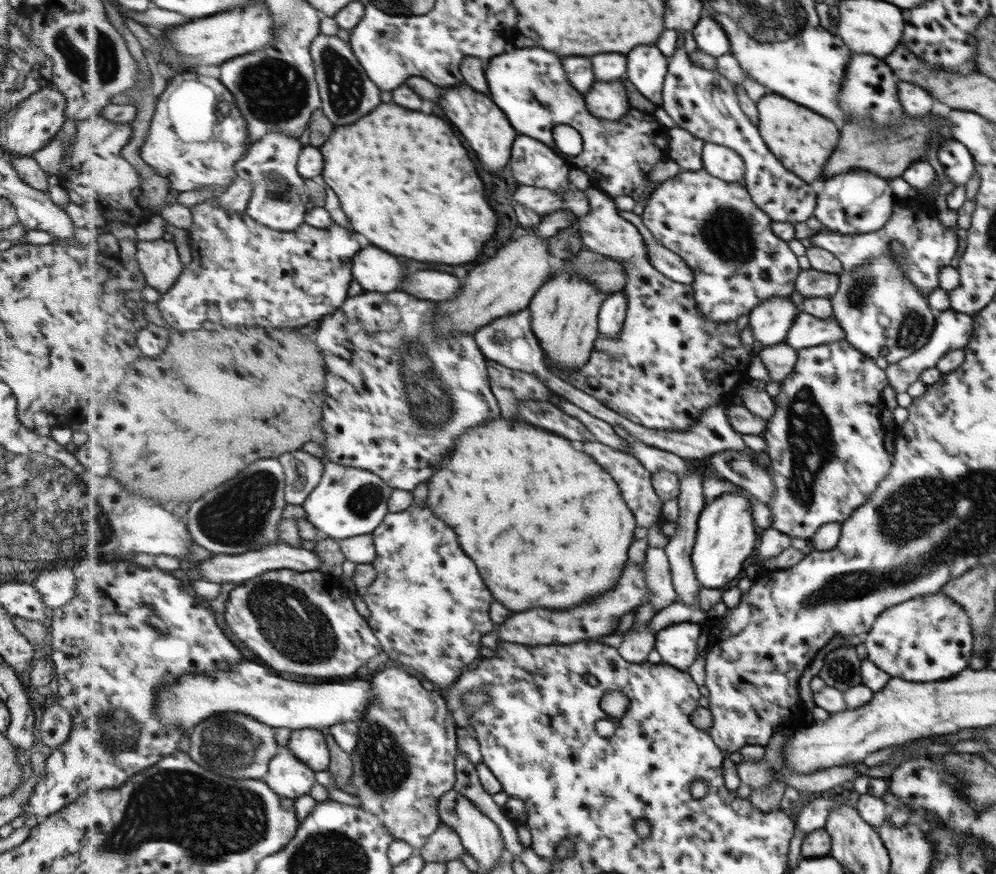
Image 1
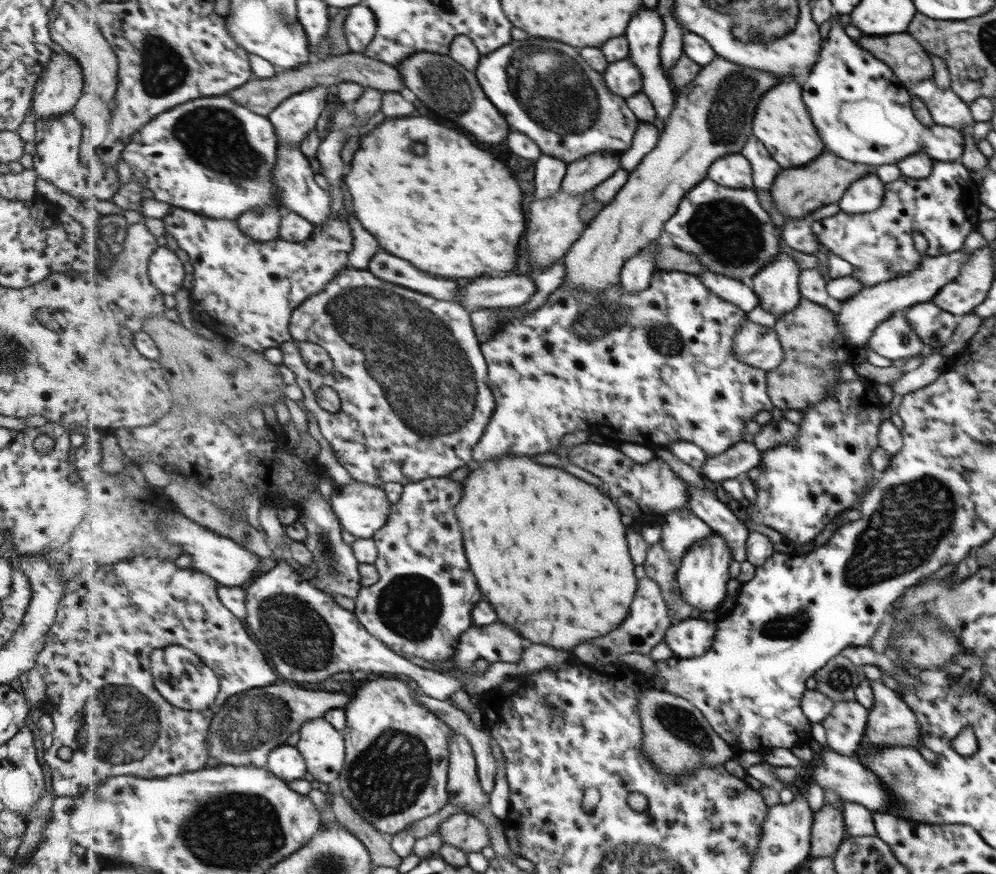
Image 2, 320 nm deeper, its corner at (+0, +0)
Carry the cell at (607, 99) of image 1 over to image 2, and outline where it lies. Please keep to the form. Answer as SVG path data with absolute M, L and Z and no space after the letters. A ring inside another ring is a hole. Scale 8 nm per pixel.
M632 58L609 64L606 72L606 81L611 90L620 97L628 99L641 93L644 88L642 70L632 61Z

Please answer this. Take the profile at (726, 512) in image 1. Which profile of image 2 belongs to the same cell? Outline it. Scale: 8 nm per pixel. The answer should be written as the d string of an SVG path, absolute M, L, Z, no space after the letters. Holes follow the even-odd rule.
M716 532L688 549L678 566L676 580L684 599L694 606L697 613L711 612L725 600L727 584L731 580L729 566L733 560L734 556L727 541Z

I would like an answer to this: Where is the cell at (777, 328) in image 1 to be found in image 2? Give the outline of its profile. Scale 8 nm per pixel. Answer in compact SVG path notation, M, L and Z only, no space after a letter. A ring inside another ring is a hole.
M779 253L778 257L774 258L770 264L758 270L752 278L751 288L758 298L758 305L763 310L771 313L776 318L781 318L783 314L791 312L797 306L800 299L800 292L798 289L798 274L800 270L797 269L797 264L791 256Z

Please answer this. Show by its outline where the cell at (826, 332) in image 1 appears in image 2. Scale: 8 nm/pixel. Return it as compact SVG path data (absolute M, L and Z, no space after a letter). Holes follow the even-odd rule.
M913 232L913 246L921 256L918 267L913 272L907 273L905 277L897 277L878 285L864 286L855 296L837 302L838 310L833 312L835 322L843 330L843 334L846 334L847 342L851 342L856 347L865 346L877 326L887 321L895 312L903 312L919 302L929 301L943 285L949 285L958 276L959 269L968 260L970 251L970 249L965 249L964 251L945 254L945 256L926 256L927 241L917 232Z

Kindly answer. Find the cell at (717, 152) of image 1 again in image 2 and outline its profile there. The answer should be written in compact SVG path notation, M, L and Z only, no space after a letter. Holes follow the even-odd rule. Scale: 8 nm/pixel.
M728 154L711 165L708 178L721 186L753 190L751 162L744 154Z

